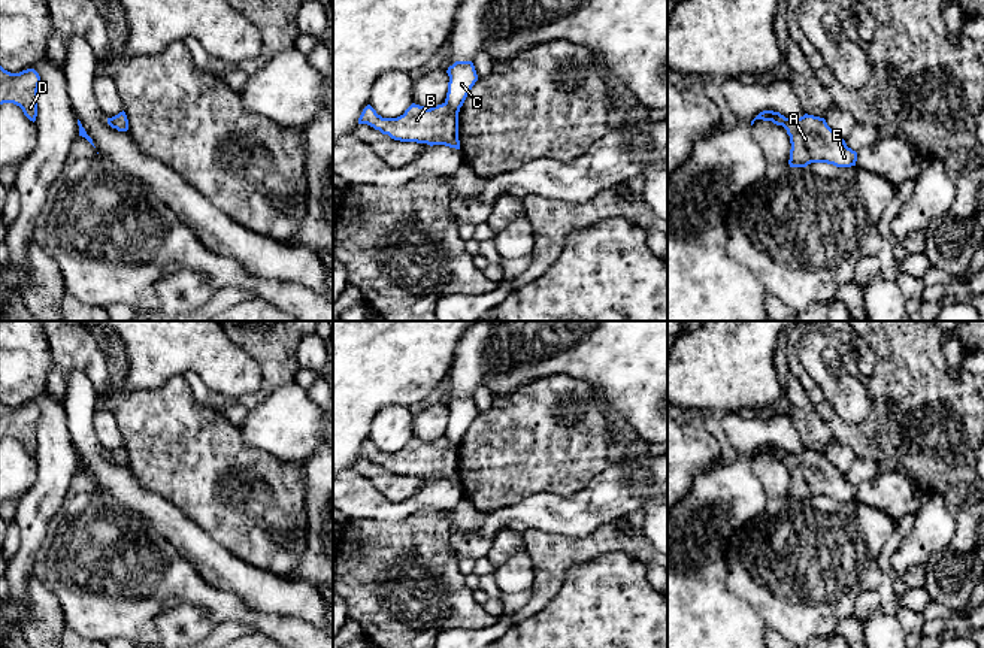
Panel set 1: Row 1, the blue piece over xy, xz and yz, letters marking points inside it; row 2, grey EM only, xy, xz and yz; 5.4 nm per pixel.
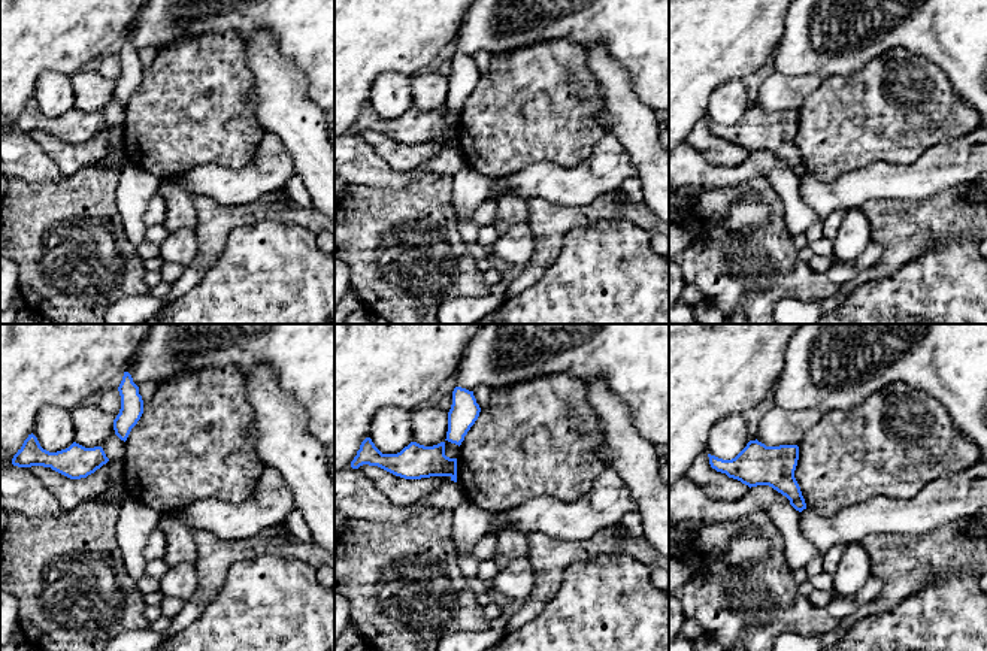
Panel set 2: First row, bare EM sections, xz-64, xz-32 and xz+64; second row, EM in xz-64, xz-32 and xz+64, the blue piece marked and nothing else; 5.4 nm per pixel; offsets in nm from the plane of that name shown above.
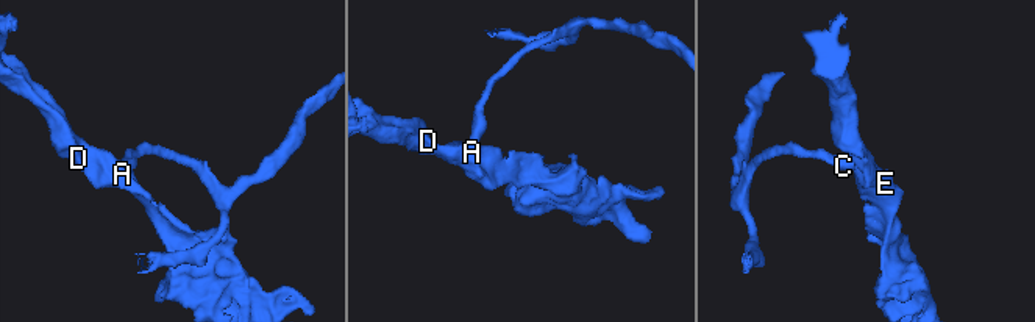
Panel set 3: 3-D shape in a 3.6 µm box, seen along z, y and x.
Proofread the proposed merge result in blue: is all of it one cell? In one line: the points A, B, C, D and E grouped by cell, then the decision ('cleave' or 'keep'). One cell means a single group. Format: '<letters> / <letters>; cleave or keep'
A B D E / C; cleave

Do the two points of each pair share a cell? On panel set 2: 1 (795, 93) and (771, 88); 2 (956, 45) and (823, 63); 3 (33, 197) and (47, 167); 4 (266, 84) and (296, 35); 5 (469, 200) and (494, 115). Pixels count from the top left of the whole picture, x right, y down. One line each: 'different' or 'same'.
1: same
2: same
3: different
4: different
5: different

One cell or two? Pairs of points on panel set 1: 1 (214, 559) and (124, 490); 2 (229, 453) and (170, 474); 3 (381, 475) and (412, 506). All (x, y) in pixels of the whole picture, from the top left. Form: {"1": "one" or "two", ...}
{"1": "one", "2": "one", "3": "two"}

